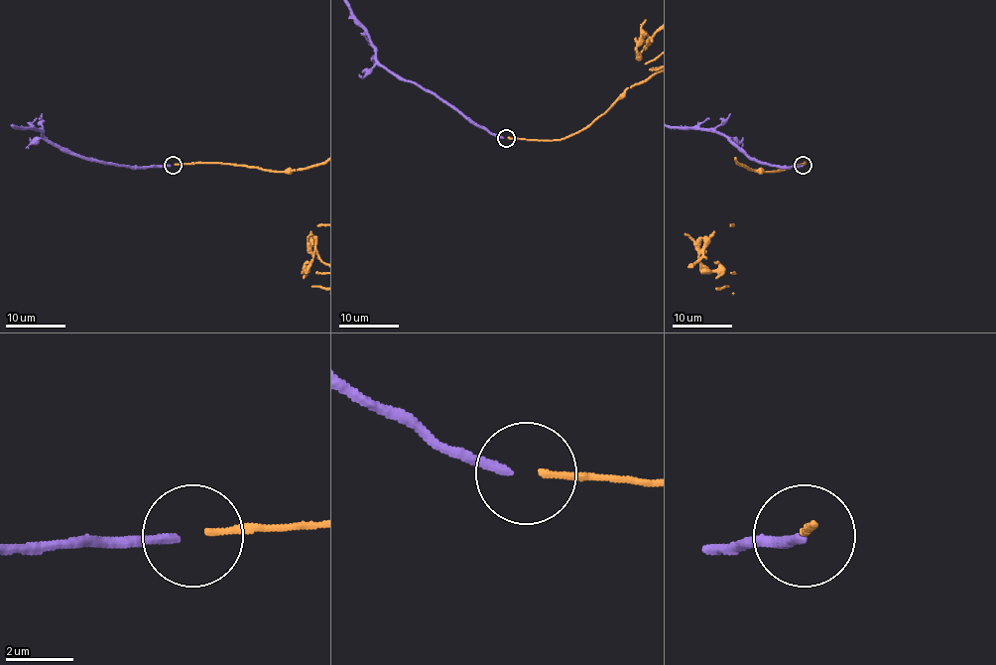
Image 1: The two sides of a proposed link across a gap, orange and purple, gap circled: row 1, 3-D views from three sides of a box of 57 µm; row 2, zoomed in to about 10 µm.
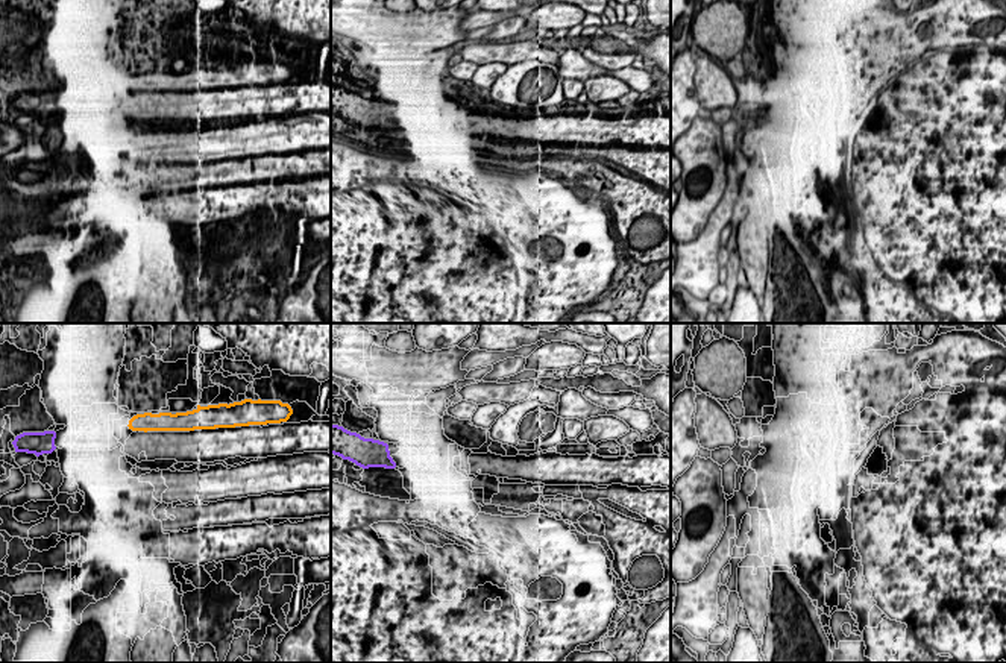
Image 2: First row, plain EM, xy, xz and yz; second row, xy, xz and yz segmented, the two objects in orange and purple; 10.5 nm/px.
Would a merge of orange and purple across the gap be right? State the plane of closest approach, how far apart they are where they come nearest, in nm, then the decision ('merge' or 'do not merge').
xy | 750 nm | do not merge

